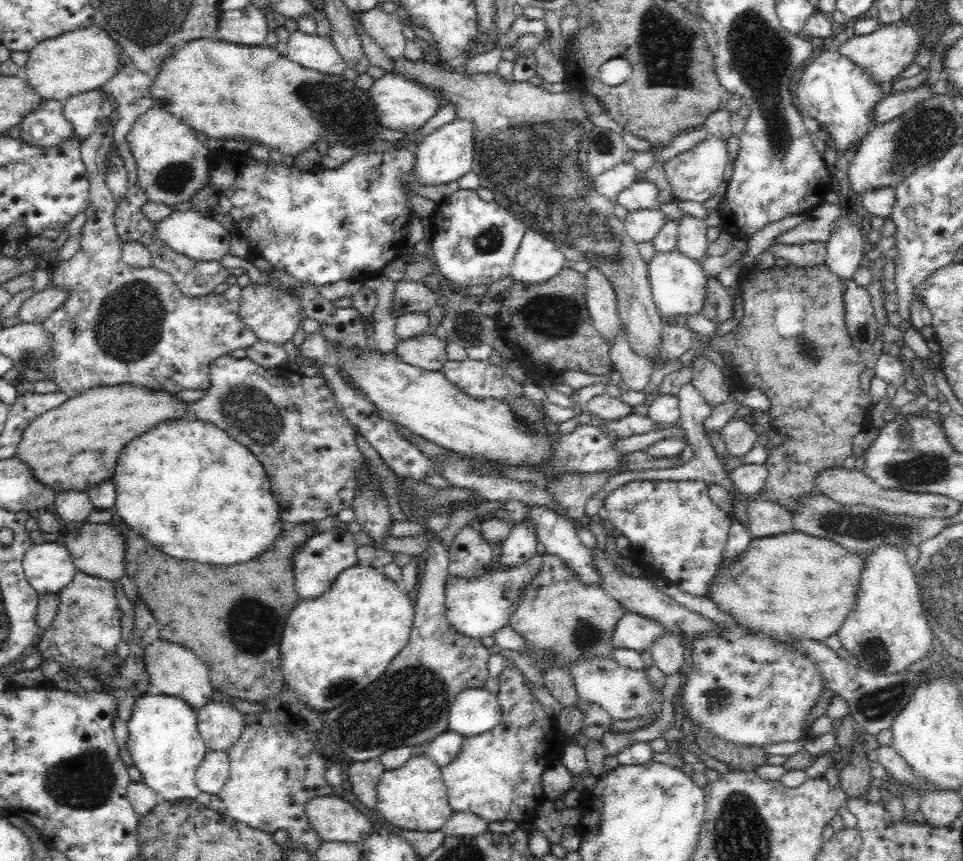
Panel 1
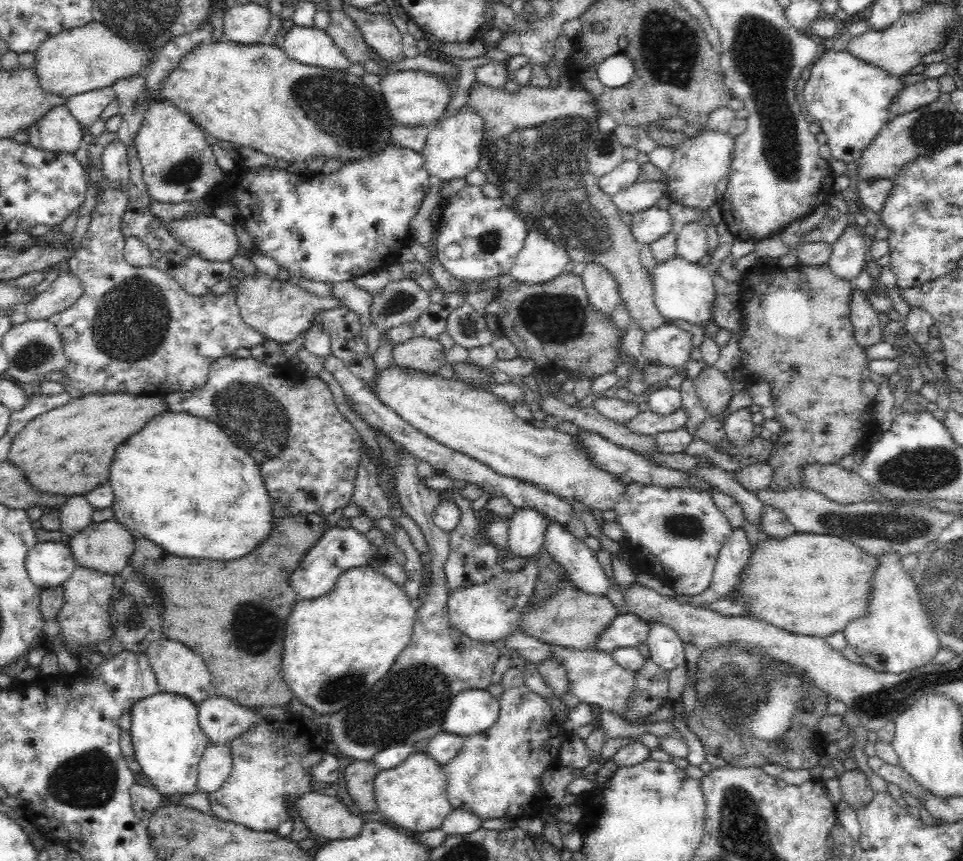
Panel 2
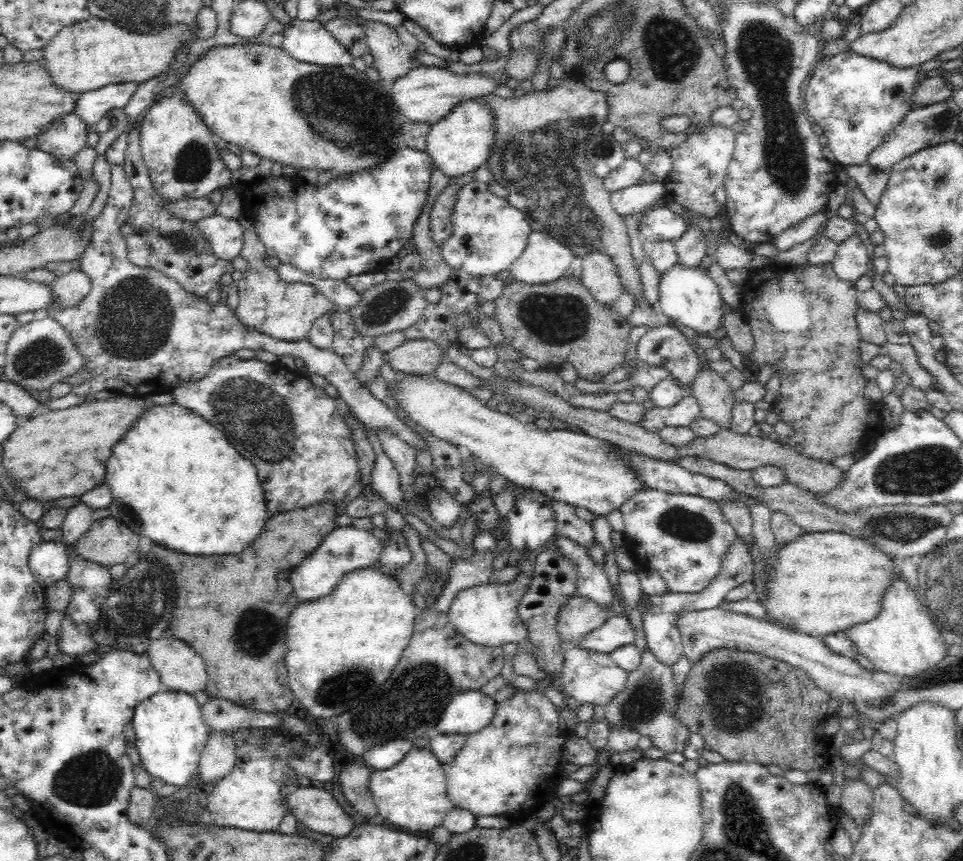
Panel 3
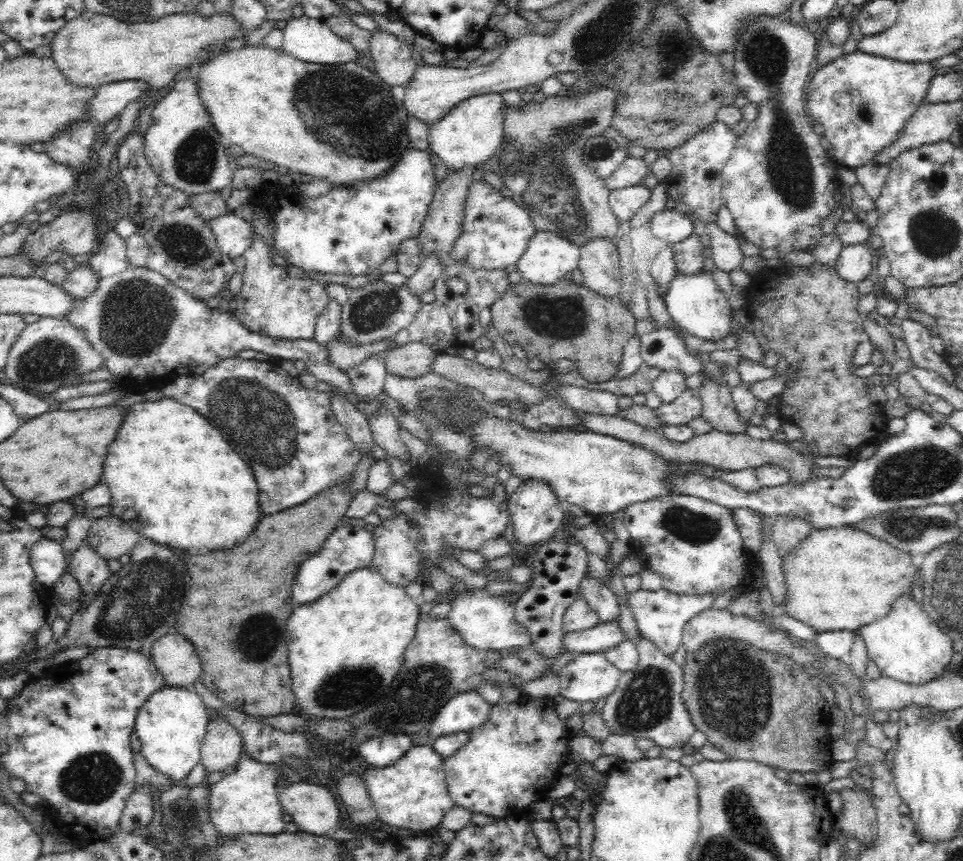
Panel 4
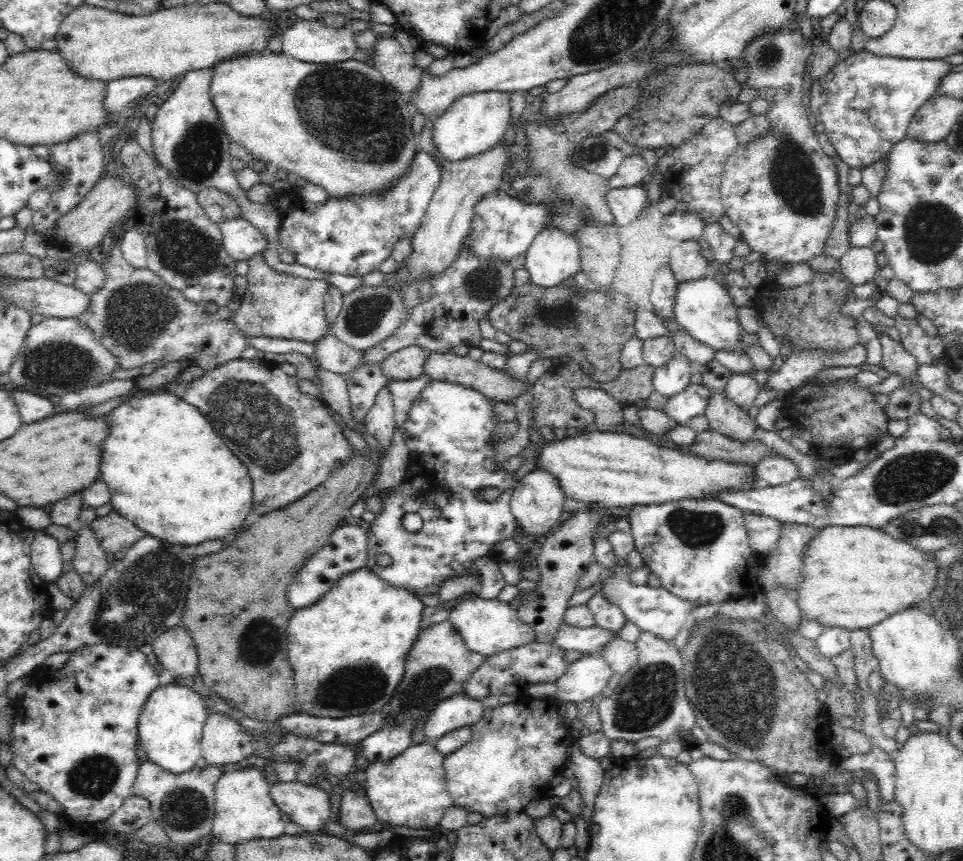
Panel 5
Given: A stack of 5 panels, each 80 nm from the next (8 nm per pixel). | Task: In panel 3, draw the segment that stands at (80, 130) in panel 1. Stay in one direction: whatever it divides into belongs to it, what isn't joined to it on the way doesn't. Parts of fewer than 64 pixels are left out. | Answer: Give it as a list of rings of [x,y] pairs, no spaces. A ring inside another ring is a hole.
[[[135,82],[107,84],[102,88],[80,93],[72,111],[92,129],[100,118],[104,118],[106,110],[123,109],[137,85]]]

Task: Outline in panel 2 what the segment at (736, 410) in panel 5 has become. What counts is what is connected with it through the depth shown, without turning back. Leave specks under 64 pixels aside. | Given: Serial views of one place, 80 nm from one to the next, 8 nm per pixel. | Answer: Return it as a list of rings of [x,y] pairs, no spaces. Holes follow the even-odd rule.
[[[706,365],[702,368],[698,377],[693,381],[693,385],[700,403],[710,413],[710,417],[722,415],[735,394],[726,374],[717,370],[714,365]]]

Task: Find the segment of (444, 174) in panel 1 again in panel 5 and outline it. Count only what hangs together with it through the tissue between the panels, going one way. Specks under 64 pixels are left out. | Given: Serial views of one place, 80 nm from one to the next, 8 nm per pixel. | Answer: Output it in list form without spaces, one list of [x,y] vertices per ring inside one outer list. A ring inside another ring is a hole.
[[[482,91],[460,97],[432,125],[432,141],[444,160],[458,162],[500,144],[511,120],[508,93]]]

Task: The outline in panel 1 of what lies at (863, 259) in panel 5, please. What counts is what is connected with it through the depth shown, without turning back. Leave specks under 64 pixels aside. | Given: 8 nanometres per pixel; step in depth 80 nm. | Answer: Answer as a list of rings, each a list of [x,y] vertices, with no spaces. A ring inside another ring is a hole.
[[[845,214],[832,220],[832,232],[823,243],[825,265],[841,279],[852,278],[861,265],[862,252],[867,249],[865,234]]]

